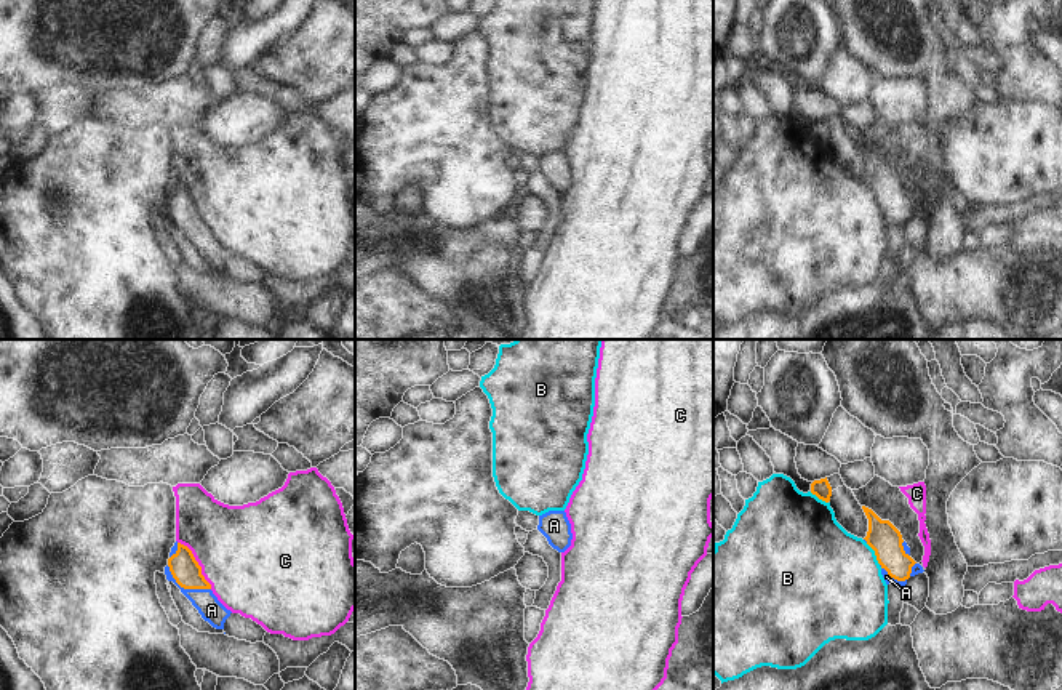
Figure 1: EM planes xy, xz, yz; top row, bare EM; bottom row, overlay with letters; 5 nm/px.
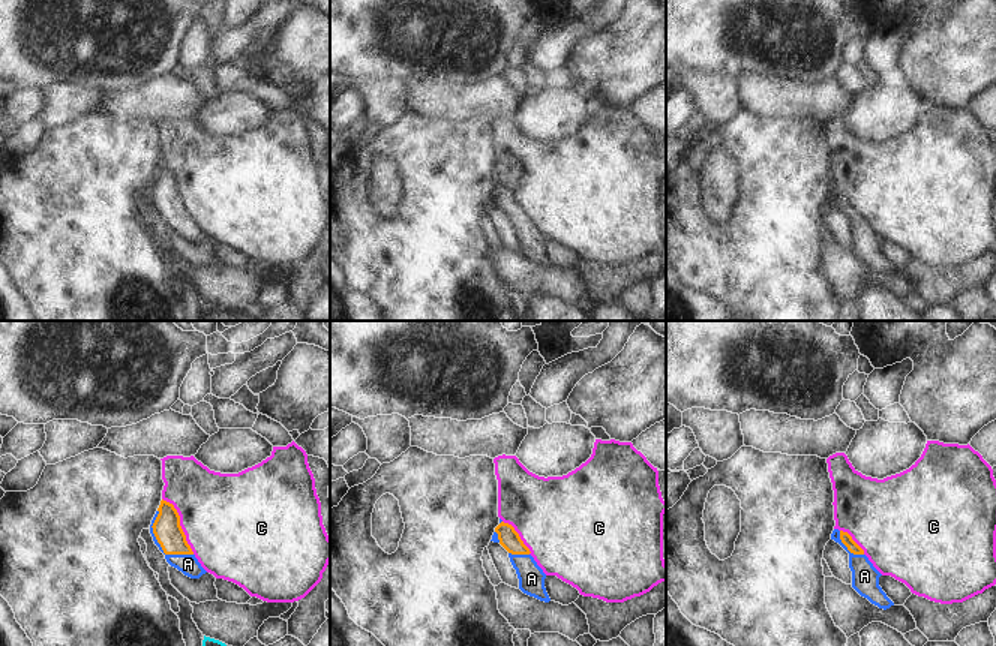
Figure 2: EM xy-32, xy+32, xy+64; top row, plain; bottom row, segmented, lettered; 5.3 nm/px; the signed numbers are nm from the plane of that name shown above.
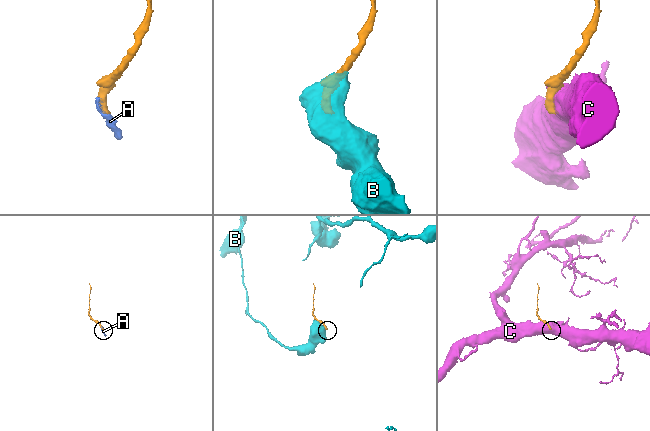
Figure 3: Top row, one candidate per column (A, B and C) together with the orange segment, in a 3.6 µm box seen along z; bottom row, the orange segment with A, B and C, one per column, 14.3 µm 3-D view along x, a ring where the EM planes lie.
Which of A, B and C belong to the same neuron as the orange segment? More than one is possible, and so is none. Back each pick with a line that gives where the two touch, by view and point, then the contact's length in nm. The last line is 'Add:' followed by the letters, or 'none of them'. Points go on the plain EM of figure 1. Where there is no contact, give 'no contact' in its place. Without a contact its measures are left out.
A: meets orange in xy at (186, 229); contact 260 nm long
Add: A

